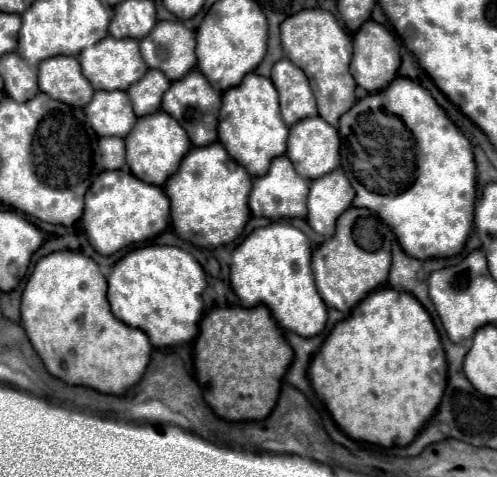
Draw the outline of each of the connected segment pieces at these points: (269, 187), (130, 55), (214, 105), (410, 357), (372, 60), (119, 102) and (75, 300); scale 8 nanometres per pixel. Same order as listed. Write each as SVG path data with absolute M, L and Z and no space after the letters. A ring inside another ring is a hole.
M280 155L272 161L270 169L266 175L256 177L248 205L252 215L256 217L268 217L272 221L279 219L294 219L294 217L306 217L306 197L308 197L308 179L300 177L294 169L292 163L288 161L286 155Z
M108 35L96 45L84 49L78 59L82 65L82 73L88 77L94 89L128 89L148 71L148 65L144 65L144 59L140 55L140 43L132 38L115 39Z
M192 69L184 79L174 81L162 101L162 111L172 115L180 123L180 127L188 133L192 145L196 145L196 147L210 145L218 139L218 133L216 133L218 109L220 109L220 93L216 93L208 85L206 77L198 69Z
M392 287L372 291L352 309L350 317L356 313L364 317L364 341L356 341L356 333L352 333L352 341L336 341L344 321L336 323L312 359L308 377L320 393L320 373L324 373L324 381L328 381L324 403L348 437L382 447L406 447L437 412L446 389L446 355L438 331L414 295Z
M366 21L354 33L354 57L352 57L350 73L356 79L356 83L370 93L380 91L394 81L394 77L398 75L398 67L400 67L400 53L398 53L396 37L386 27L382 27L380 23Z
M96 91L84 107L86 121L100 137L126 137L136 123L126 91Z
M54 251L42 257L22 293L22 325L26 335L44 361L50 375L62 379L68 385L84 385L92 387L100 393L108 395L124 395L130 387L134 387L150 361L152 345L144 331L132 329L116 319L110 311L110 303L106 299L106 277L100 273L94 259L78 253L78 251Z

